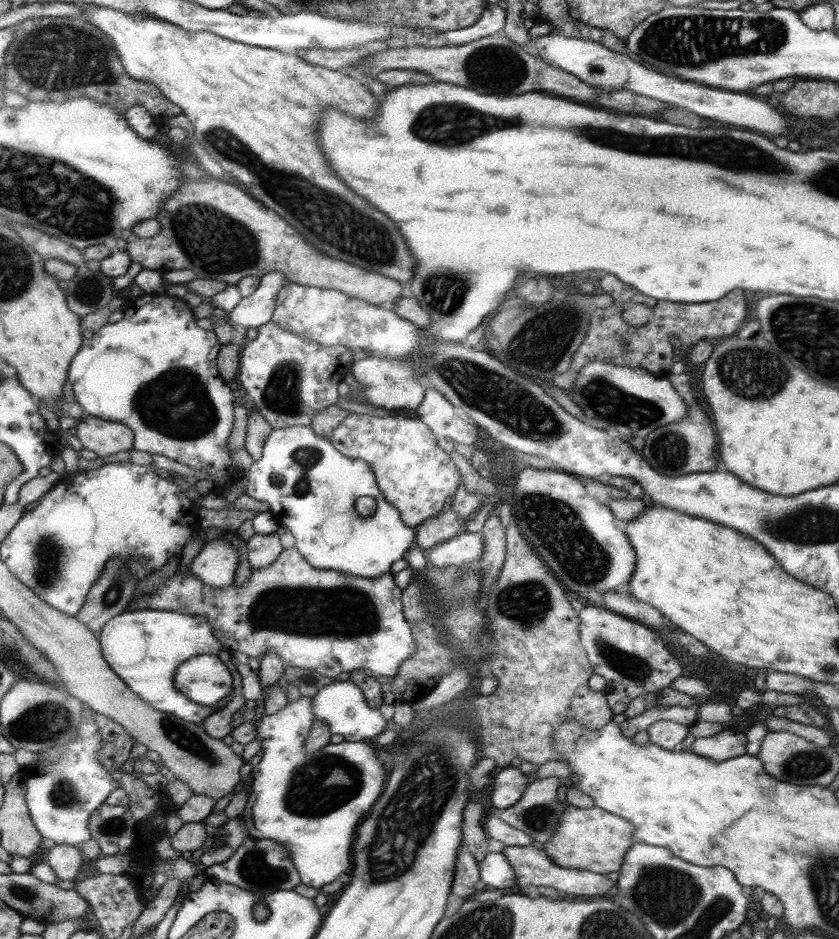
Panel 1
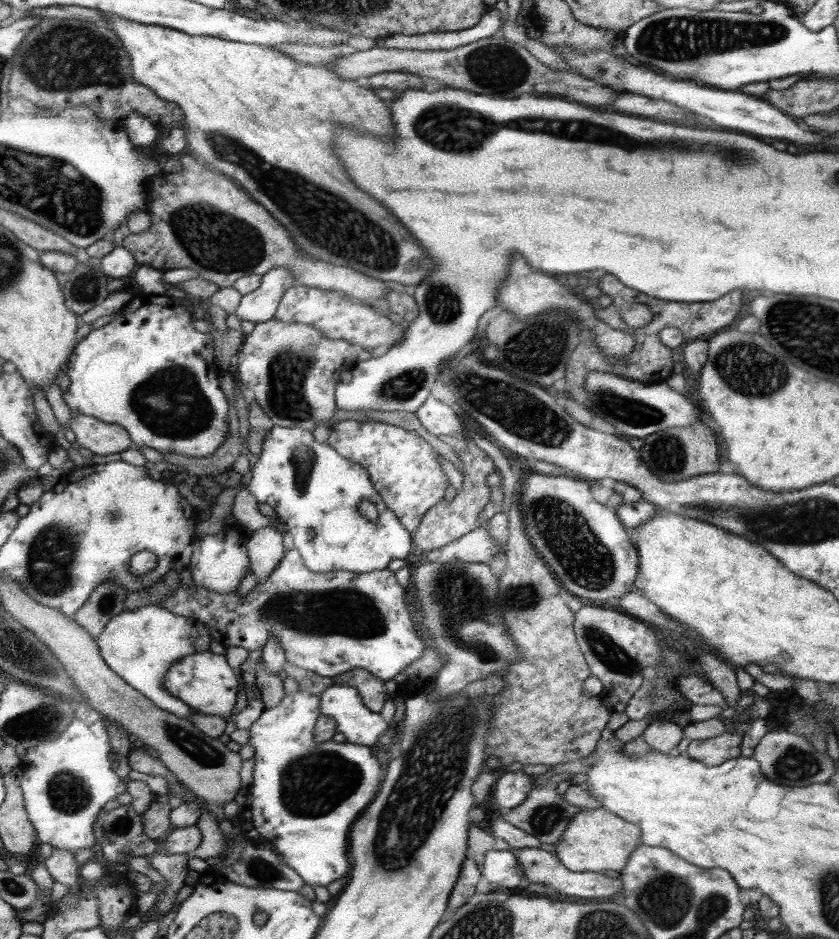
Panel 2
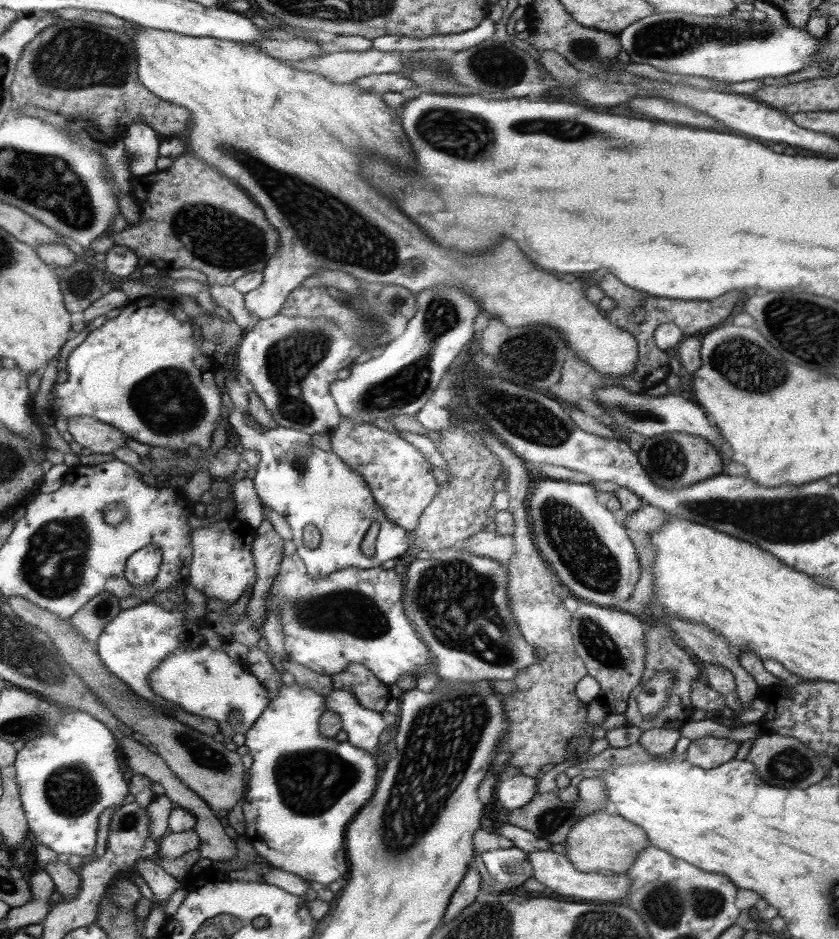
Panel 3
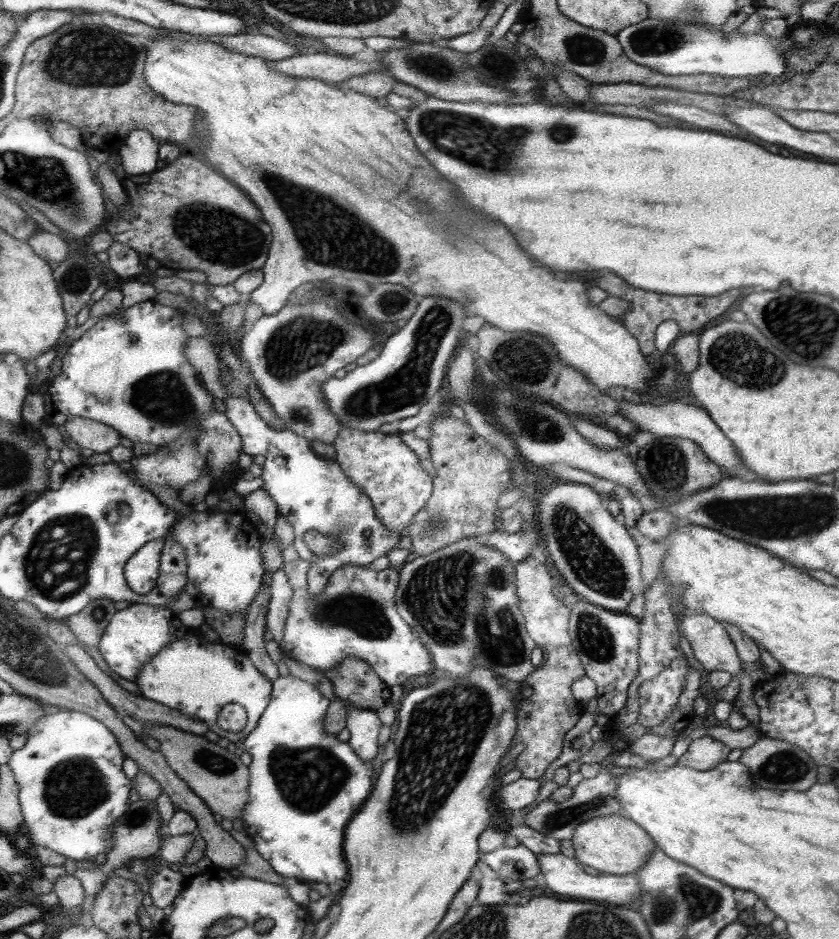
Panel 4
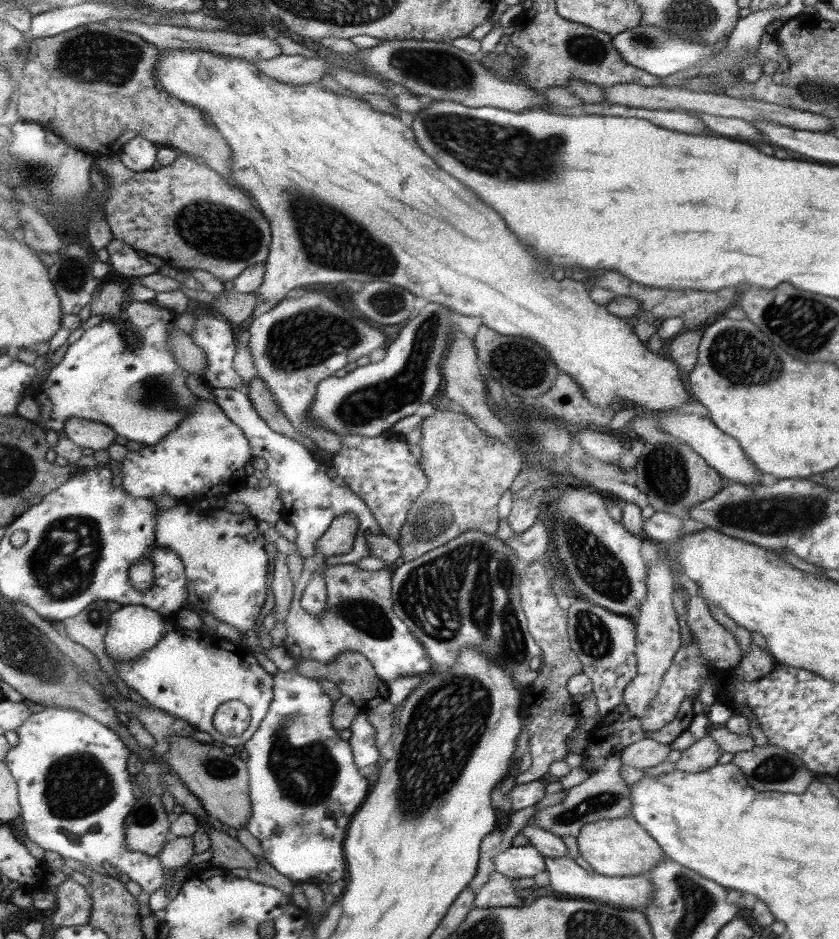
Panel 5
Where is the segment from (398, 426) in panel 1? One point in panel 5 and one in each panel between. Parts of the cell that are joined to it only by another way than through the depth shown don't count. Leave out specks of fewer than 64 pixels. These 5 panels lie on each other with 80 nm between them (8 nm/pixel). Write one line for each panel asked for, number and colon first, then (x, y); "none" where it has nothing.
2: (404, 469)
3: (401, 479)
4: (385, 468)
5: (381, 470)

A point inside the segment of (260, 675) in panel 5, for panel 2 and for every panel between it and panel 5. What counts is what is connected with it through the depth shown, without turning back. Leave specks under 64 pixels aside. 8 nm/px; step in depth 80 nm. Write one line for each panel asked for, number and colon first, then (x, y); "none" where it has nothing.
2: (204, 681)
3: (209, 683)
4: (197, 681)

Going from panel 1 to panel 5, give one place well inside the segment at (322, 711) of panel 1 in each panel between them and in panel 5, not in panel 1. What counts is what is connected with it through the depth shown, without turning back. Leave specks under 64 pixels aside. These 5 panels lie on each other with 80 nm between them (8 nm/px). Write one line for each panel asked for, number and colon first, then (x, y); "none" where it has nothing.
2: (343, 704)
3: (363, 726)
4: (364, 724)
5: (362, 741)

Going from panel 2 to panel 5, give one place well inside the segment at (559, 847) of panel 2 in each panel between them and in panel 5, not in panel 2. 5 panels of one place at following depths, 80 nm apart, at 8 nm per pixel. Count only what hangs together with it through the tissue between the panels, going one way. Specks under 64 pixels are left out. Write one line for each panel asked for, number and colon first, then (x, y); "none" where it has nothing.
3: (603, 840)
4: (614, 844)
5: (619, 847)

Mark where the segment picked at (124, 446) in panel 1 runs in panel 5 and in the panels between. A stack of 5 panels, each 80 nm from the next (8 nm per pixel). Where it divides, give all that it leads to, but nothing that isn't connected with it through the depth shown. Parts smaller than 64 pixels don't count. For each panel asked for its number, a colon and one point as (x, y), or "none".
2: (101, 438)
3: (100, 437)
4: (88, 433)
5: (86, 433)

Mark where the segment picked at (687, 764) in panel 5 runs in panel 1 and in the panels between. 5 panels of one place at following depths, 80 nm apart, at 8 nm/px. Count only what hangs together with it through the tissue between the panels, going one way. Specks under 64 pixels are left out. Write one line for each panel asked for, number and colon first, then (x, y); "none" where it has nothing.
1: (726, 744)
2: (712, 751)
3: (708, 752)
4: (705, 753)

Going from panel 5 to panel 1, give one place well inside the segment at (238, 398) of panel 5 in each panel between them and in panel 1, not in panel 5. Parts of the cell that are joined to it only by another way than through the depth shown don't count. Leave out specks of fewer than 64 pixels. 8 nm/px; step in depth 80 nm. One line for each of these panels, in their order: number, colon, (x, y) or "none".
1: (311, 488)
2: (315, 492)
3: (307, 485)
4: (312, 494)

